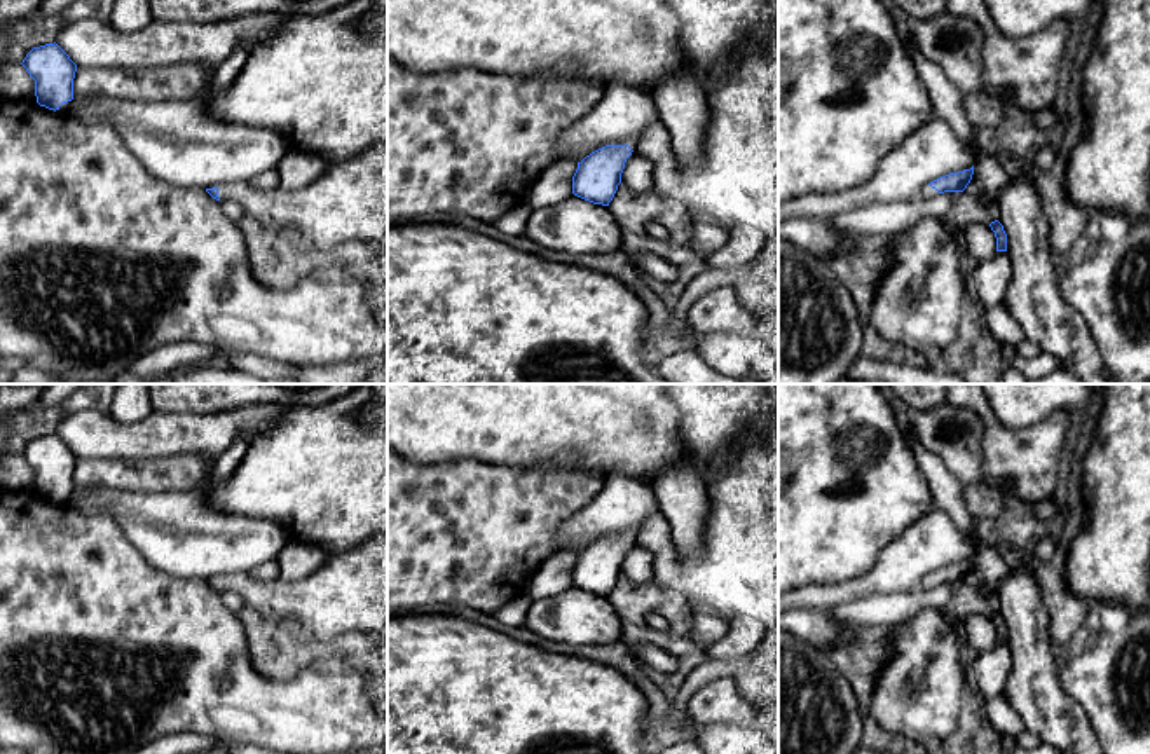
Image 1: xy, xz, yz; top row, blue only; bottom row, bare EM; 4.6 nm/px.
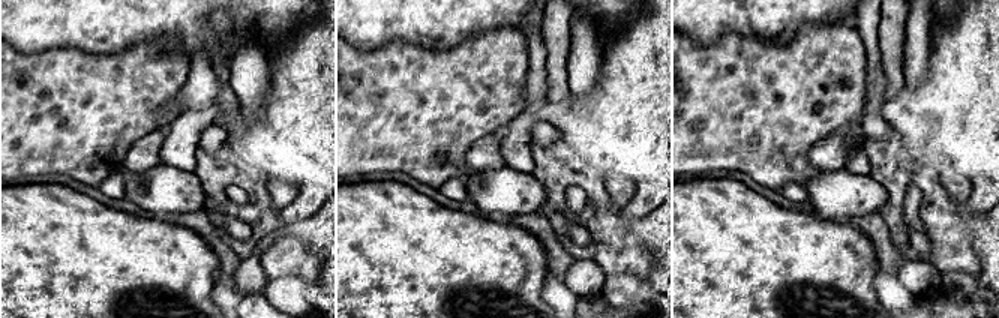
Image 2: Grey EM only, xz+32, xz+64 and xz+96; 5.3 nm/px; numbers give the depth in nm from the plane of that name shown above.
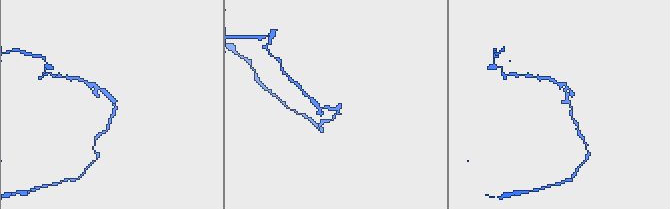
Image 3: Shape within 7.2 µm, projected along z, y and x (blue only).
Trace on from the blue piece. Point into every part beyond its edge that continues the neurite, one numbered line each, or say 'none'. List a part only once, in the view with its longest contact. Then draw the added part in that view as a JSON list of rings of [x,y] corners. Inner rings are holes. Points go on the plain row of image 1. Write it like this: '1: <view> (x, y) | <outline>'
1: xy (349, 592) | [[[387,531],[346,552],[328,555],[326,562],[298,581],[257,581],[246,572],[218,578],[218,588],[237,592],[244,604],[265,618],[288,621],[304,641],[330,642],[347,632],[387,637]]]

